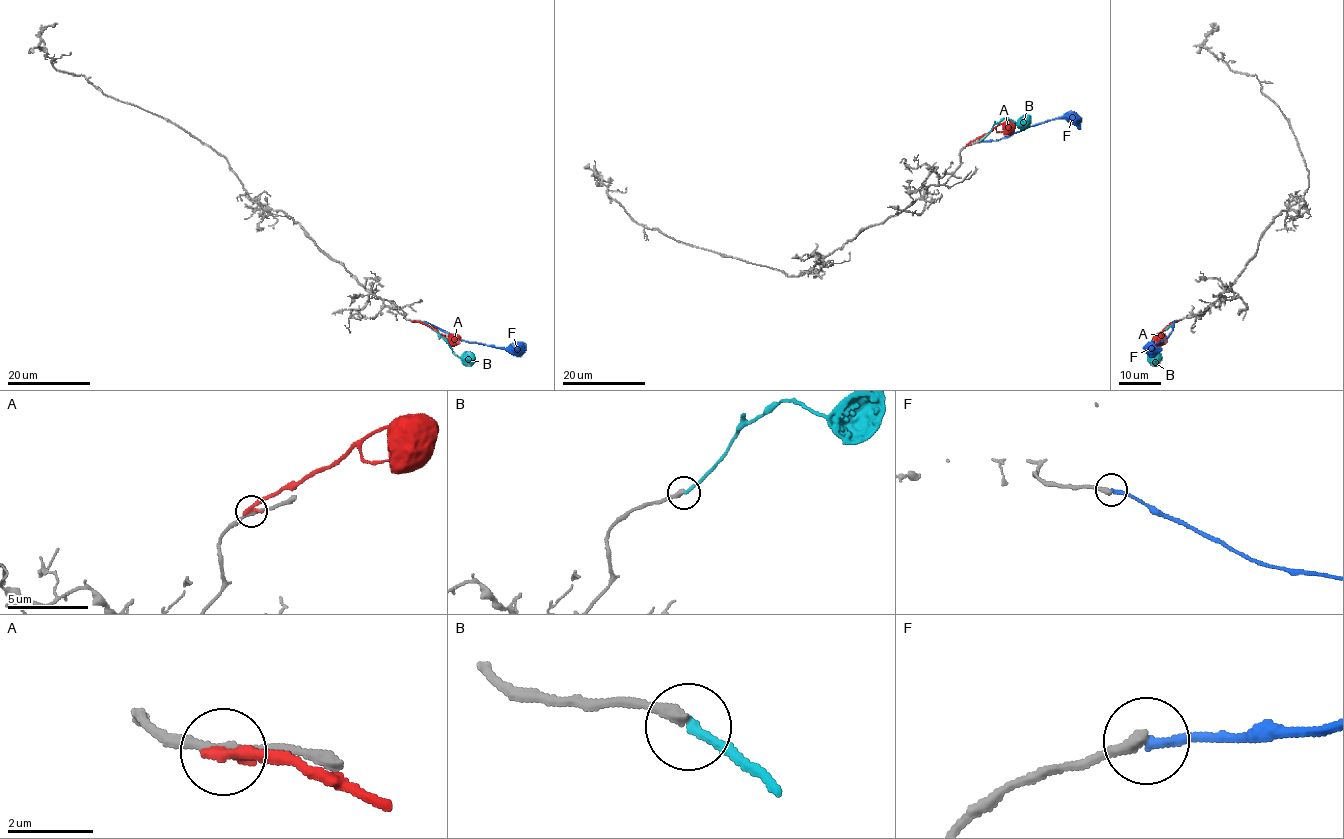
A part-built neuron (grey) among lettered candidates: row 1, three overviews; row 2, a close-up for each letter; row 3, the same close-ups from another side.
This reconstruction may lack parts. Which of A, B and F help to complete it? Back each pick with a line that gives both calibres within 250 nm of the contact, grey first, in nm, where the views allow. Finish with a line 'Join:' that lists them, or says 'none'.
B: 280 nm thick on the grey side, 200 nm on the other
Join: B

